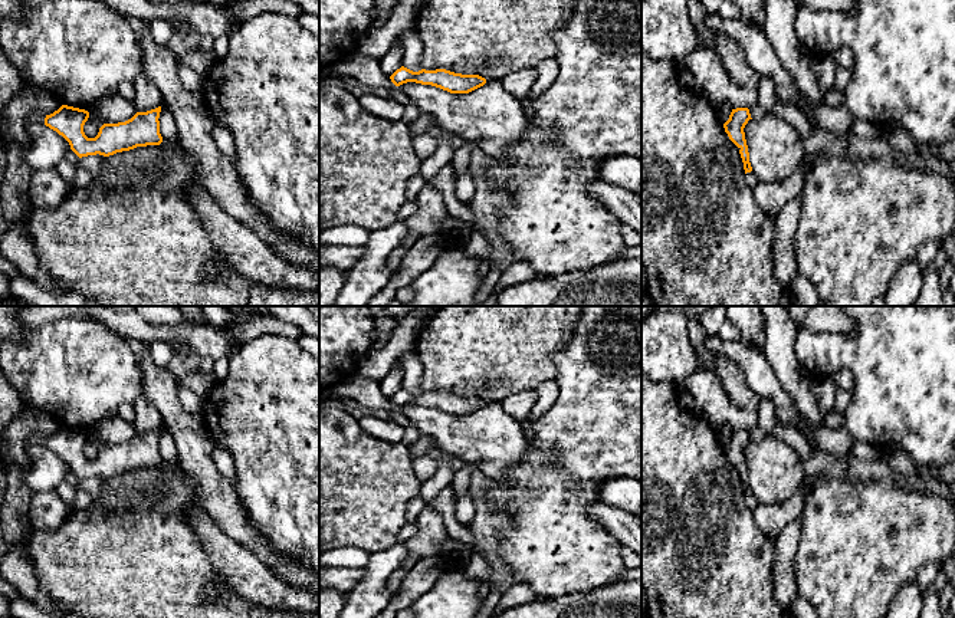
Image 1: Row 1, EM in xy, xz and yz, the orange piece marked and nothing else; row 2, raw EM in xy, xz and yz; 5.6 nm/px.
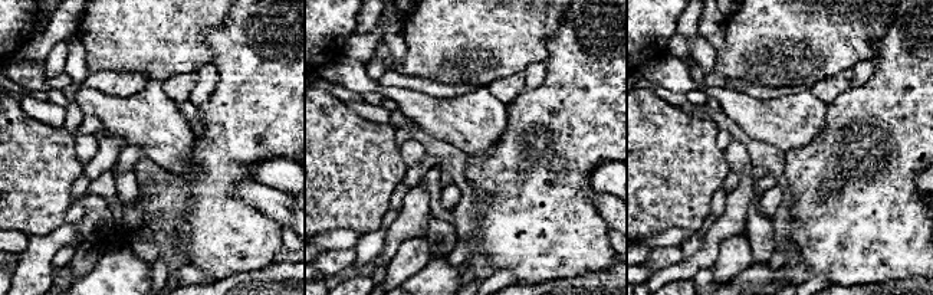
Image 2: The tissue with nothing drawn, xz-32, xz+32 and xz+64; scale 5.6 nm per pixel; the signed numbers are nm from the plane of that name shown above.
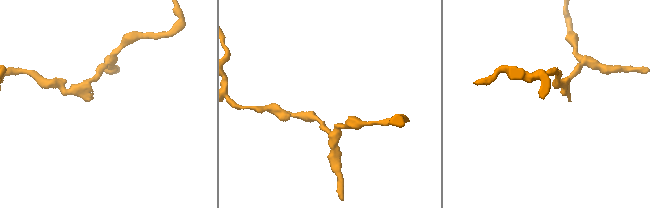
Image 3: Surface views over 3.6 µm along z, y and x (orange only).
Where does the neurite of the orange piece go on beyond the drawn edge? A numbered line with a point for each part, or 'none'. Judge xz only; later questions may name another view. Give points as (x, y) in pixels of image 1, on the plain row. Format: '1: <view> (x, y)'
none

